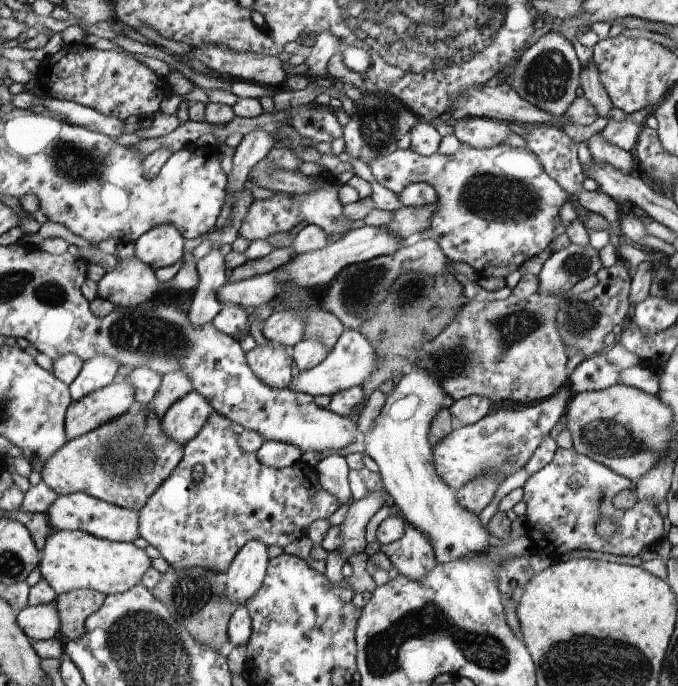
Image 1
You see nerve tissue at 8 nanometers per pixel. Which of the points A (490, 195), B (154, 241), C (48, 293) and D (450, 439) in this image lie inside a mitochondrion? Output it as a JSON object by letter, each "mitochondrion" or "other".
{"A":"mitochondrion","B":"other","C":"mitochondrion","D":"other"}

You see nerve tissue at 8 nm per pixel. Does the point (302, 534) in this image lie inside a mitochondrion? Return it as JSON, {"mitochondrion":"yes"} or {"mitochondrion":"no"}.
{"mitochondrion":"no"}

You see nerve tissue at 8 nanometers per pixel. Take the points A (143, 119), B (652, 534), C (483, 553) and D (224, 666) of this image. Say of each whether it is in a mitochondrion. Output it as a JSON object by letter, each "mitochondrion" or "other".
{"A":"other","B":"other","C":"other","D":"other"}

